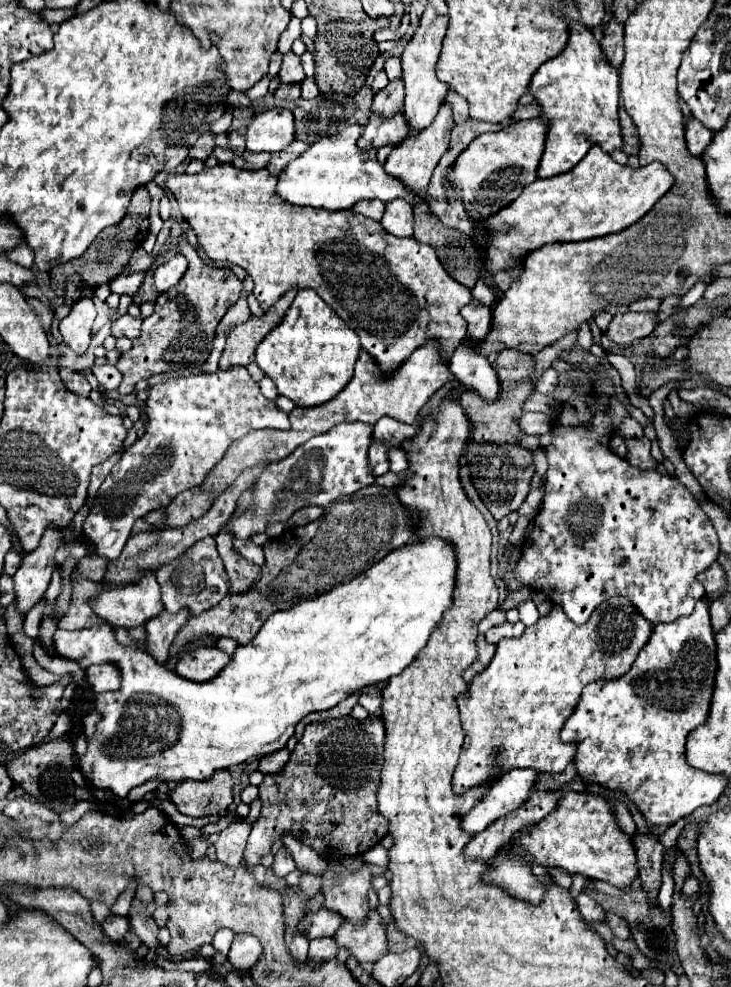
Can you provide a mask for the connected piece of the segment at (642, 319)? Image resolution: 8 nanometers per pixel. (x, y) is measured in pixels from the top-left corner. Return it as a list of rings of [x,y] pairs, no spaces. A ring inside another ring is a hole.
[[[625,312],[625,314],[617,314],[609,328],[605,330],[605,334],[619,346],[623,344],[631,344],[631,340],[637,338],[645,338],[649,336],[655,326],[657,326],[657,312],[651,312],[651,316],[647,316],[647,312]]]

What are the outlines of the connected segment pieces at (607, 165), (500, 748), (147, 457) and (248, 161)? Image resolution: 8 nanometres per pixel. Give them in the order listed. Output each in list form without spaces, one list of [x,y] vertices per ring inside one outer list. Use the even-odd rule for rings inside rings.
[[[599,144],[591,146],[573,170],[545,180],[537,178],[523,188],[515,202],[487,220],[495,236],[487,246],[485,266],[493,274],[513,266],[517,258],[549,242],[581,242],[621,232],[639,222],[669,192],[671,184],[675,180],[671,180],[671,174],[659,162],[631,168],[615,162]]]
[[[619,596],[605,600],[587,624],[573,624],[563,608],[553,606],[537,624],[525,628],[521,638],[501,640],[491,664],[457,700],[465,742],[453,774],[453,790],[465,792],[511,768],[563,772],[575,756],[575,744],[561,742],[559,732],[573,714],[581,690],[593,680],[625,674],[647,644],[651,630],[653,624]],[[493,752],[499,754],[497,762],[489,760]]]
[[[237,366],[219,370],[215,374],[197,374],[155,384],[149,390],[145,408],[149,418],[145,434],[121,454],[119,462],[113,466],[111,474],[101,484],[95,496],[95,504],[91,506],[89,516],[83,524],[83,532],[87,534],[87,538],[93,540],[95,550],[109,560],[115,560],[121,554],[137,518],[145,516],[151,510],[165,508],[179,492],[191,486],[199,486],[205,480],[207,472],[211,472],[211,468],[219,464],[219,460],[235,440],[239,440],[253,428],[289,428],[287,414],[261,394],[259,384],[249,376],[247,368]]]
[[[243,152],[243,156],[237,156],[233,158],[233,164],[237,168],[247,168],[247,170],[253,170],[253,168],[265,168],[267,162],[269,162],[269,156],[271,154],[253,154],[253,152]]]

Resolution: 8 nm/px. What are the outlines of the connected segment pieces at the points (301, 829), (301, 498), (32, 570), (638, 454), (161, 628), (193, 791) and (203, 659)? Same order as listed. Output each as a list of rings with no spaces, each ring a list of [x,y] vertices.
[[[343,716],[307,724],[283,770],[265,774],[259,786],[263,810],[251,828],[243,864],[257,866],[261,856],[285,834],[307,844],[325,860],[361,856],[377,846],[389,832],[387,818],[377,812],[383,744],[385,726],[379,716],[369,716],[367,720]]]
[[[337,424],[331,428],[331,432],[307,440],[307,444],[303,444],[303,448],[297,448],[291,456],[287,456],[287,460],[271,462],[253,484],[255,496],[251,508],[231,522],[233,536],[249,540],[251,534],[263,532],[271,522],[287,522],[299,508],[325,508],[333,500],[373,484],[375,478],[371,476],[371,464],[367,464],[367,448],[371,442],[371,424]]]
[[[51,524],[41,536],[39,546],[23,556],[23,562],[13,576],[15,604],[19,612],[29,612],[31,606],[43,598],[43,592],[55,572],[55,552],[61,544],[65,544],[63,530]]]
[[[623,436],[623,440],[627,444],[627,456],[625,458],[633,466],[637,466],[641,470],[647,470],[647,468],[655,468],[657,466],[657,462],[649,454],[649,450],[651,450],[651,440],[649,438],[645,438],[645,436],[641,436],[641,438],[625,438]]]
[[[189,608],[179,610],[175,614],[169,614],[169,612],[163,610],[159,616],[151,618],[145,624],[145,630],[147,630],[147,646],[145,646],[145,650],[151,656],[155,656],[155,660],[159,664],[165,664],[165,660],[169,656],[171,642],[175,640],[179,628],[183,628],[183,624],[187,624],[189,618],[191,618]]]
[[[227,770],[215,772],[211,780],[183,780],[169,792],[171,802],[185,816],[203,818],[227,810],[233,802],[233,780]]]
[[[197,646],[195,650],[181,654],[175,672],[193,682],[209,682],[225,668],[229,660],[231,656],[217,646]]]

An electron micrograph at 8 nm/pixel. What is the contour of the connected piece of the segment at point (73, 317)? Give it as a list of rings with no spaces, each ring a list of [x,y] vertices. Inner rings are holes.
[[[81,298],[73,304],[71,314],[61,320],[59,330],[63,336],[63,342],[75,350],[77,354],[83,354],[91,342],[91,326],[95,320],[95,304],[91,298]]]

